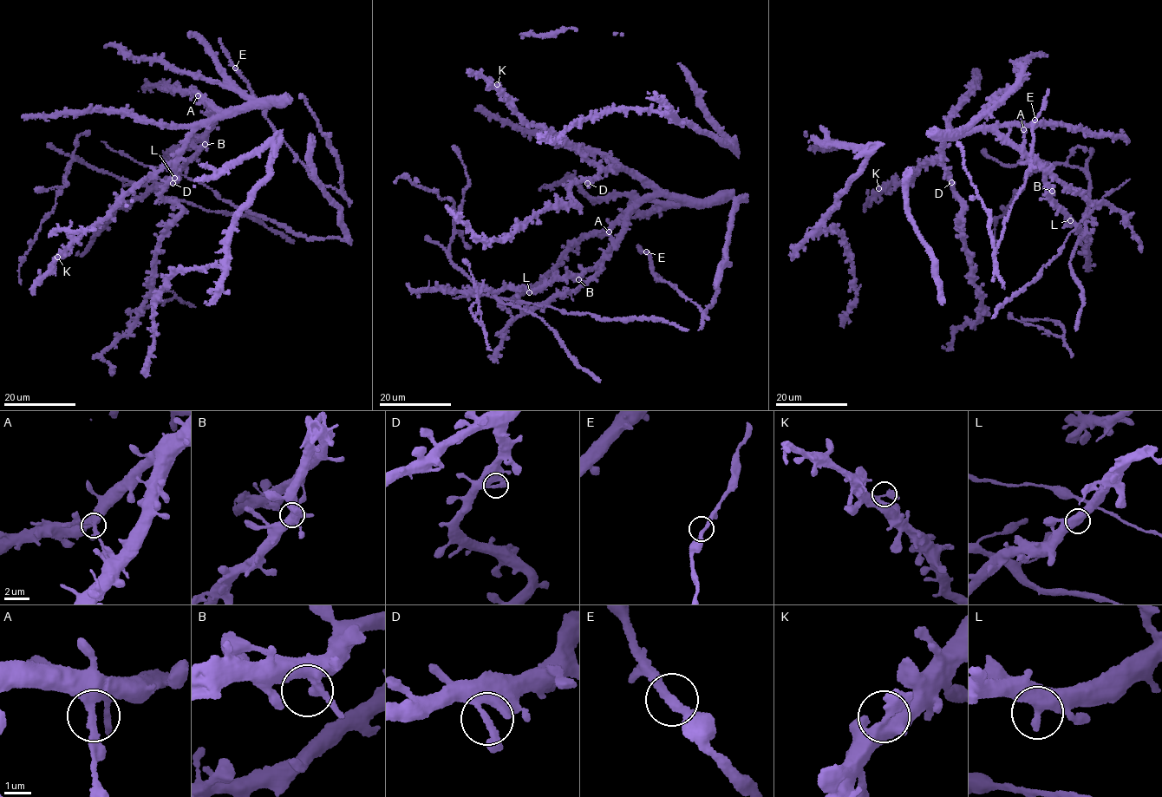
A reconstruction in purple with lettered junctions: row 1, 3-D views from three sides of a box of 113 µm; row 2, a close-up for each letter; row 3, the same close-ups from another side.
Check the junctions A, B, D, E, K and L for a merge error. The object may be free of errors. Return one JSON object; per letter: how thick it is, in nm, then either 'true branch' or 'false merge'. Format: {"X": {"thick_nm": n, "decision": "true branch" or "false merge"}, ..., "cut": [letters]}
{"A": {"thick_nm": 360, "decision": "false merge"}, "B": {"thick_nm": 400, "decision": "true branch"}, "D": {"thick_nm": 280, "decision": "true branch"}, "E": {"thick_nm": 320, "decision": "true branch"}, "K": {"thick_nm": 360, "decision": "true branch"}, "L": {"thick_nm": 500, "decision": "true branch"}, "cut": ["A"]}

